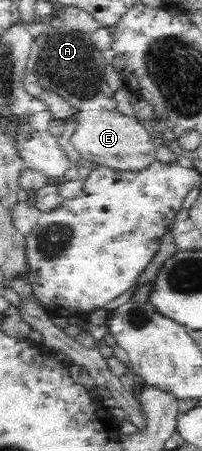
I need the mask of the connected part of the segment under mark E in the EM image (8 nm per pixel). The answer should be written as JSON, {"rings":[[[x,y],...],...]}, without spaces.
{"rings":[[[104,110],[78,111],[74,117],[77,129],[69,144],[75,147],[81,158],[117,171],[141,171],[156,161],[159,141],[151,140],[151,135],[139,124],[136,117]]]}

